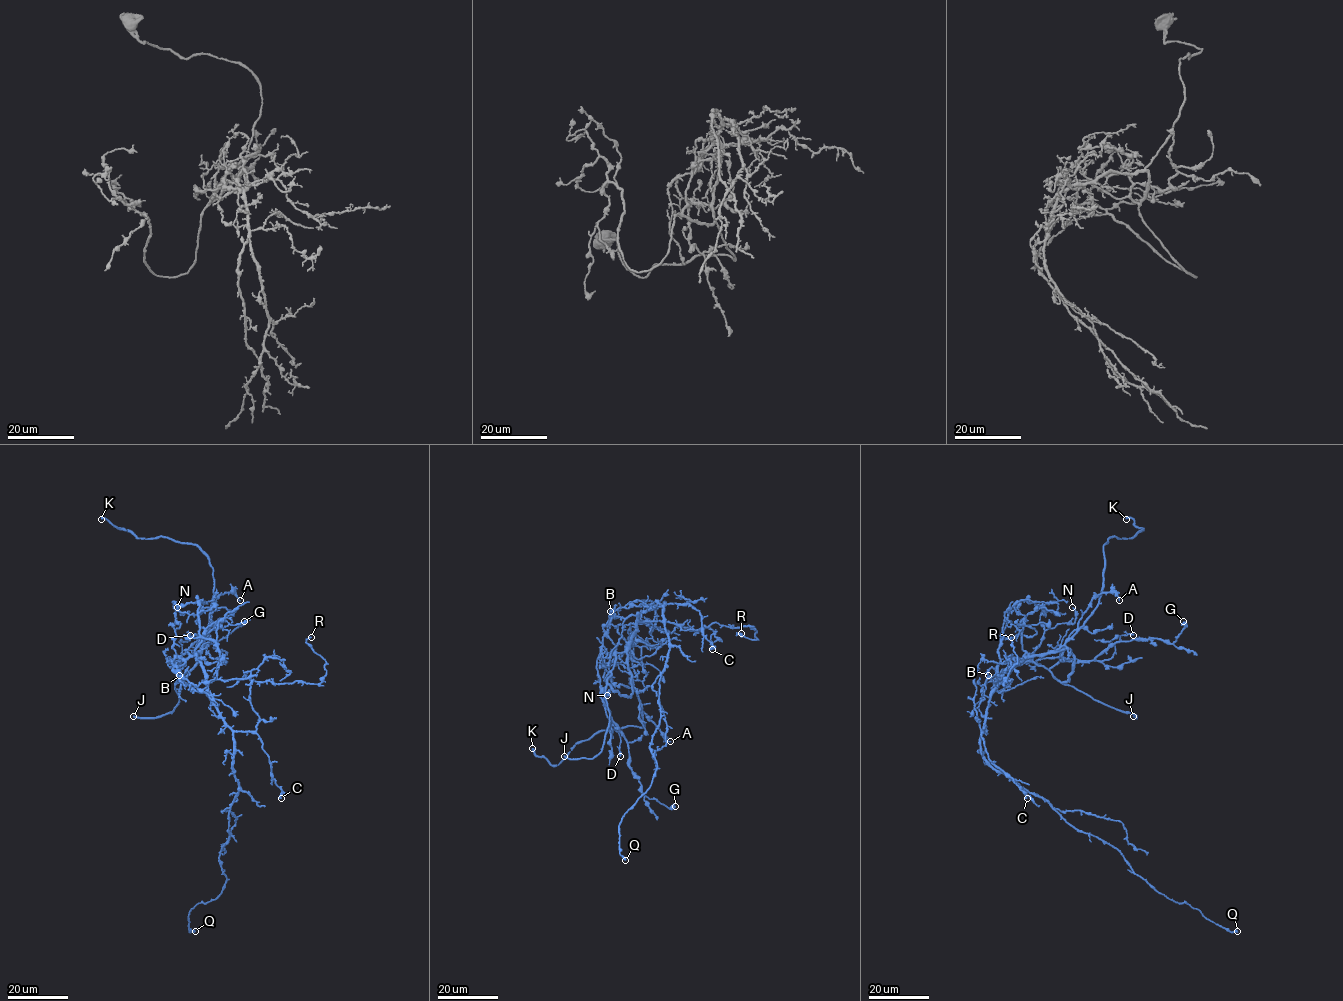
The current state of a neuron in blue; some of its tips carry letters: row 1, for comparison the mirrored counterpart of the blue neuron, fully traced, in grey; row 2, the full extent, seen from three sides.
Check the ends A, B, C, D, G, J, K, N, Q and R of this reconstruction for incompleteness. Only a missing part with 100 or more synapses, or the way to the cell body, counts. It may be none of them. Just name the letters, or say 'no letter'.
J, K

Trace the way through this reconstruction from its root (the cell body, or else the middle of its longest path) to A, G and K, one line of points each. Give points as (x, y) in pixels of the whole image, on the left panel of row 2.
A: (225, 722), (196, 656), (208, 633), (211, 604), (229, 592), (240, 600)
G: (225, 722), (209, 693), (199, 660), (191, 656), (181, 668), (173, 661), (199, 639), (216, 642), (244, 621)
K: (225, 722), (196, 657), (211, 626), (214, 578), (209, 558), (196, 545), (163, 537), (139, 538), (101, 519)

